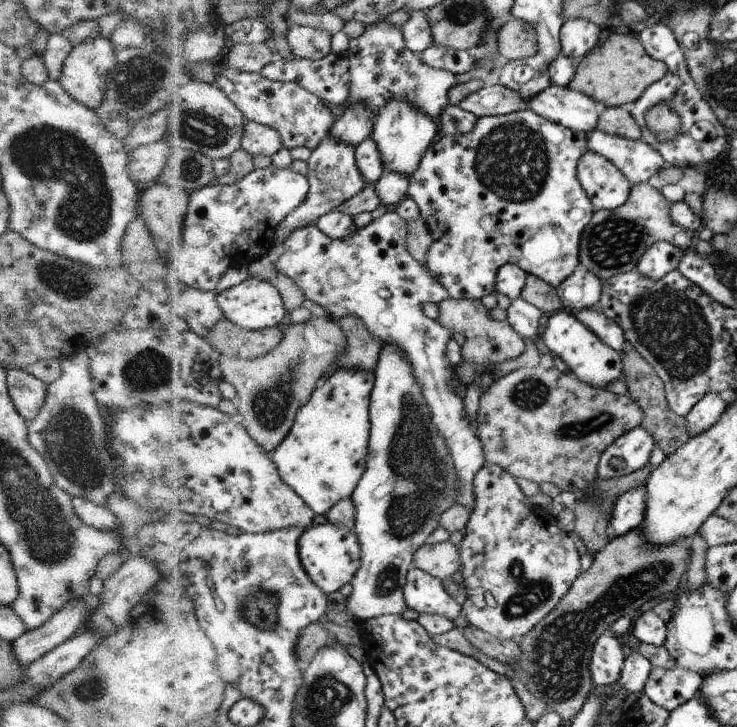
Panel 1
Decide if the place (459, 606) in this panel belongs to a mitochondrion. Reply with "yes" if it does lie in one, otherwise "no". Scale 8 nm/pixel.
no

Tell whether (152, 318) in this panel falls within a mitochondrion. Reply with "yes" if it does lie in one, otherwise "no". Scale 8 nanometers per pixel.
no

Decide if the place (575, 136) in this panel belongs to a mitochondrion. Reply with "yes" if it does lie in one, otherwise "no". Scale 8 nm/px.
no

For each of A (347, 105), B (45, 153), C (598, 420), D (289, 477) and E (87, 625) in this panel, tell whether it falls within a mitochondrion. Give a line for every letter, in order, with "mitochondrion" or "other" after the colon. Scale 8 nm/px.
A: other
B: mitochondrion
C: mitochondrion
D: other
E: other

